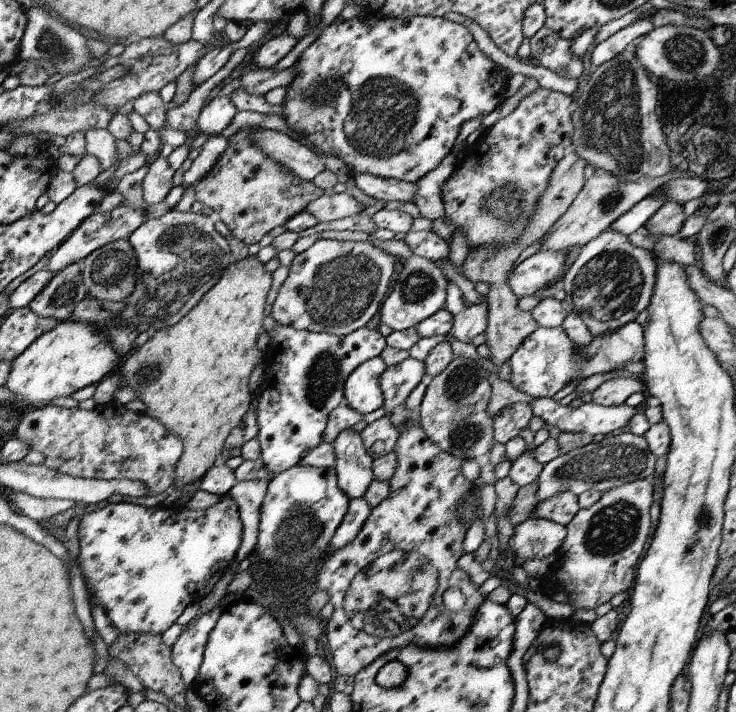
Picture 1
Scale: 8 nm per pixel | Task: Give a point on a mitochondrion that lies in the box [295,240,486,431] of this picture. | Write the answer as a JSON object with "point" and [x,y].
{"point":[323,375]}

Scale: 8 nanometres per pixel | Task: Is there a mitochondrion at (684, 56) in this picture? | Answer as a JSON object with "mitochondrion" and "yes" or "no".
{"mitochondrion":"yes"}

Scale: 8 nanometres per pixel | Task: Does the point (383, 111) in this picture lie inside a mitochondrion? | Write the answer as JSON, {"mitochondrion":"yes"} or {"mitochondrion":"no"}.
{"mitochondrion":"yes"}

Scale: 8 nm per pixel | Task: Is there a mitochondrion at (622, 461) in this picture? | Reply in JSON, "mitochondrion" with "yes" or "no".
{"mitochondrion":"yes"}

